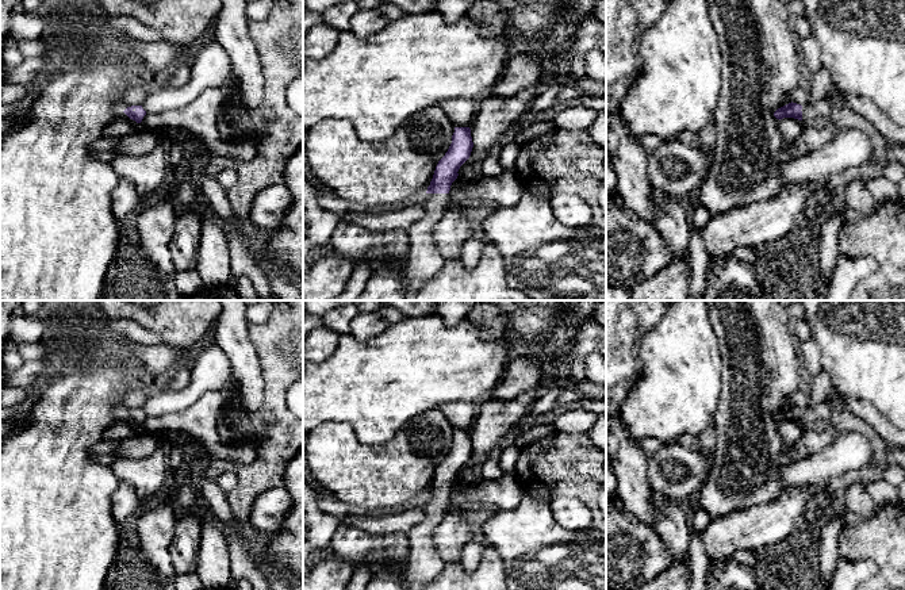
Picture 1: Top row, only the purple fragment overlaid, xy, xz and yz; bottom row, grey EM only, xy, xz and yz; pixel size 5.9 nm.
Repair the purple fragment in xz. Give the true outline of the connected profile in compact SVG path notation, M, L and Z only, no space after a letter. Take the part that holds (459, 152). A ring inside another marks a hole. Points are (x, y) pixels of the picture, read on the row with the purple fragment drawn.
M455 127L452 143L438 161L423 202L425 215L407 230L410 249L406 256L404 277L407 295L414 300L417 292L444 267L445 258L438 253L433 227L445 212L452 183L459 176L460 166L469 158L473 148L471 129Z

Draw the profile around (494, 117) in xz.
M537 84L521 91L513 99L486 96L478 101L475 119L471 124L473 148L469 158L460 166L459 176L469 175L471 166L488 156L499 137L519 123L538 93Z

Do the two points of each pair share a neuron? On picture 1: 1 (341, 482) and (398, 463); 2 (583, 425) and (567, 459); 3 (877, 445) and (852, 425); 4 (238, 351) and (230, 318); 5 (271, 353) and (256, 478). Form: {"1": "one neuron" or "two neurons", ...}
{"1": "one neuron", "2": "two neurons", "3": "one neuron", "4": "one neuron", "5": "one neuron"}

